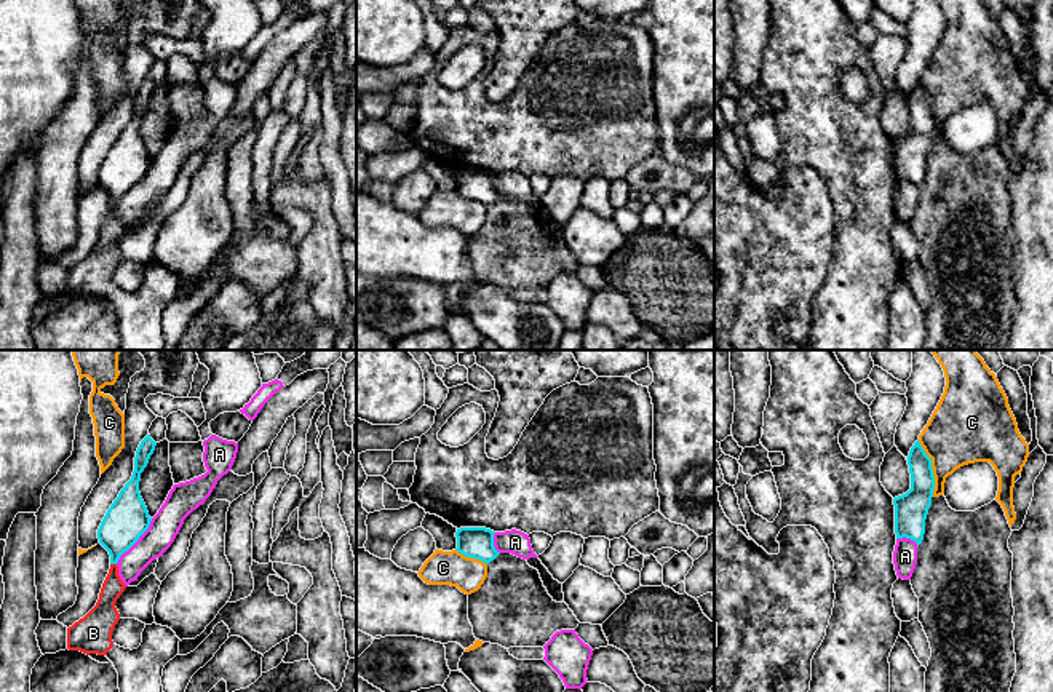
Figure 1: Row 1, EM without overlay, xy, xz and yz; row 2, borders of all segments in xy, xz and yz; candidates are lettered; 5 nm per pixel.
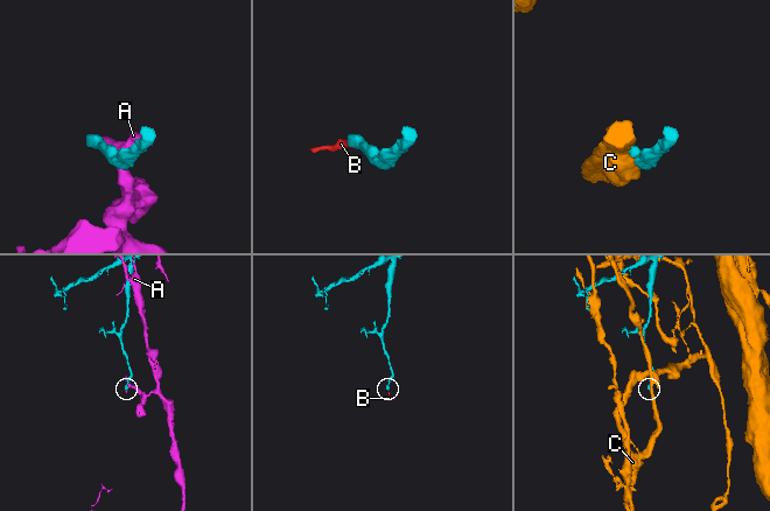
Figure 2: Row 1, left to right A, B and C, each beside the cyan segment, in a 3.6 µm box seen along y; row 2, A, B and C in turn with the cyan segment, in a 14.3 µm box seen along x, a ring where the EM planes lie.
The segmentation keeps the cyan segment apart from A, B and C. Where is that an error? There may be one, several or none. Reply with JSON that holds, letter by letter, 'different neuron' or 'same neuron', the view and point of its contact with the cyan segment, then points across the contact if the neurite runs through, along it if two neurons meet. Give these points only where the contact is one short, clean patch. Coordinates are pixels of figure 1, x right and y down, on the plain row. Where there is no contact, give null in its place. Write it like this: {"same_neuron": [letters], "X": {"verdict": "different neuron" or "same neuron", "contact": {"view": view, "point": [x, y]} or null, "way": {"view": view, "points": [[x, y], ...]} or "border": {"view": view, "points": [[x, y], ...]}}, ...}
{"same_neuron": ["B"], "A": {"verdict": "different neuron", "contact": {"view": "xy", "point": [136, 182]}}, "B": {"verdict": "same neuron", "contact": {"view": "xy", "point": [114, 205]}, "way": {"view": "xy", "points": [[127, 162], [117, 174], [114, 205], [112, 230], [104, 253]]}}, "C": {"verdict": "different neuron", "contact": {"view": "yz", "point": [932, 111]}}}

